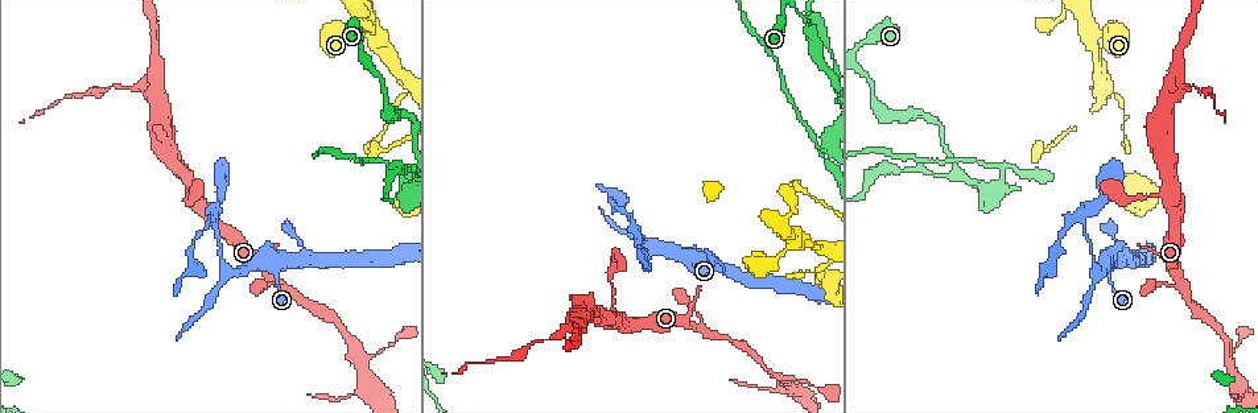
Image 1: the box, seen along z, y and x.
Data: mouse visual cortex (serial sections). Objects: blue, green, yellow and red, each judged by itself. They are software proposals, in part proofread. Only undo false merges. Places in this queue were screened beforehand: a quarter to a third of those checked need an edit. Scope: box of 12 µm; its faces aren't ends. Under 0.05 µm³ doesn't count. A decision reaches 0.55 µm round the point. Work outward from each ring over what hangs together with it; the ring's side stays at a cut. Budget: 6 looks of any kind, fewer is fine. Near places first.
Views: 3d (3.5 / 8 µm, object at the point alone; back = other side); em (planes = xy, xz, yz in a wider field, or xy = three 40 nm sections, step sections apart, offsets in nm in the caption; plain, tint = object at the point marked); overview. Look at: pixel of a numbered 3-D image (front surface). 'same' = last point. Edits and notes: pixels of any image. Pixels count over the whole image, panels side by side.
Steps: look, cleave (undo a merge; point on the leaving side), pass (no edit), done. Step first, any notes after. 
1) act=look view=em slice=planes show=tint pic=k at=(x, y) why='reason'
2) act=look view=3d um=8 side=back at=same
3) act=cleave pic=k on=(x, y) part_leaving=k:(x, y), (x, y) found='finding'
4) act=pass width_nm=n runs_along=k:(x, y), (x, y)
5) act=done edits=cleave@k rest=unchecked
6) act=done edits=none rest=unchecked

act=look view=3d um=3.5 side=back pic=1 at=(1133, 199) why='sharp bend'

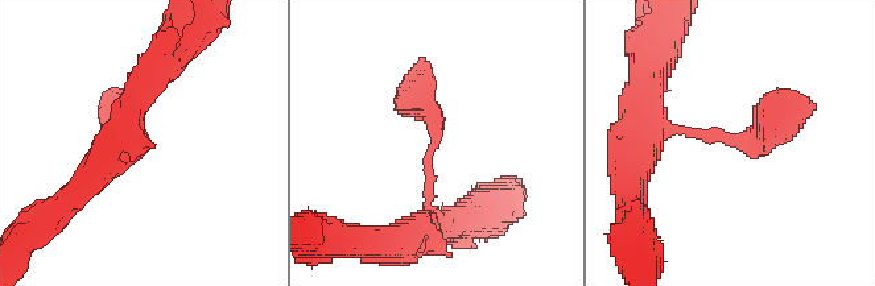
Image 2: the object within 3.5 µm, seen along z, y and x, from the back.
act=look view=em slice=xy step=1 show=plain pic=2 at=(727, 139) arm_widths_nm=200,300

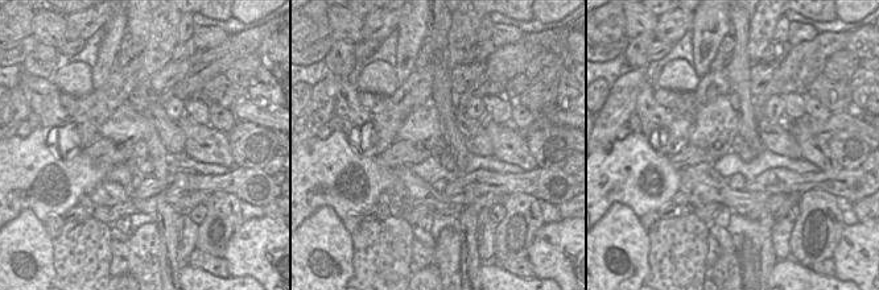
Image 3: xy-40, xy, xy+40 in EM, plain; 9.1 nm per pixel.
act=look view=em slice=xy step=1 show=tint at=same

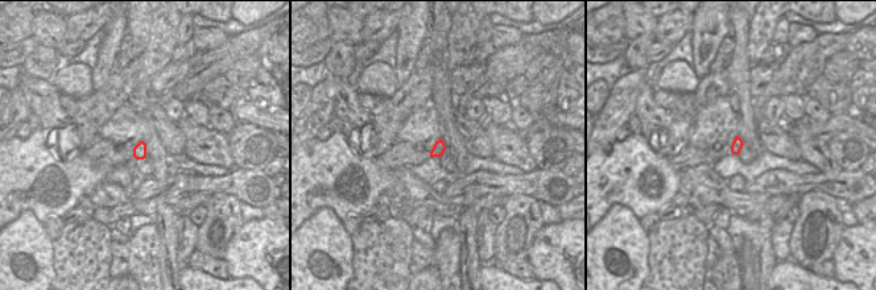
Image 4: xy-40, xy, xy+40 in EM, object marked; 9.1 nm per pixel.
act=pass runs_along=2:(642, 129), (754, 141), (791, 106) found='continuous, no second cell'

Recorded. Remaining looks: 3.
act=look view=3d um=3.5 pic=1 at=(1083, 223) why='sudden change in width'

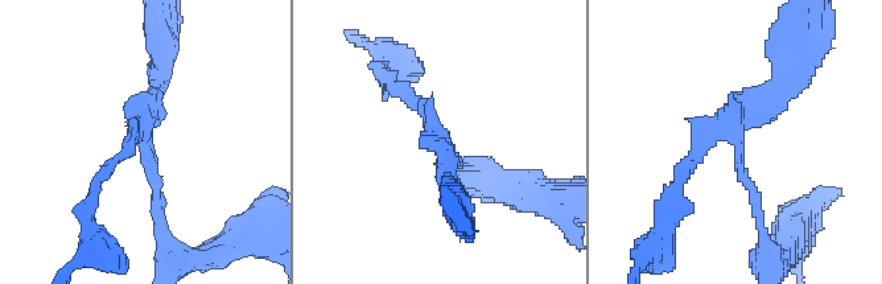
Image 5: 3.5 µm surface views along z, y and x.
act=look view=em slice=planes show=tint pic=5 at=(733, 134)

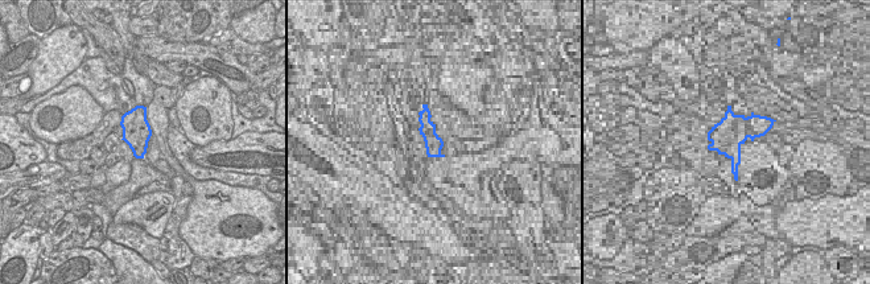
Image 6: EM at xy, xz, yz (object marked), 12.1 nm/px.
act=cleave pic=5 on=(713, 131) width_nm=360 part_leaving=5:(740, 163), (733, 123), (794, 66) found='two cells meet here'

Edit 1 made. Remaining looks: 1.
act=done edits=cleave@5 rest=unchecked

